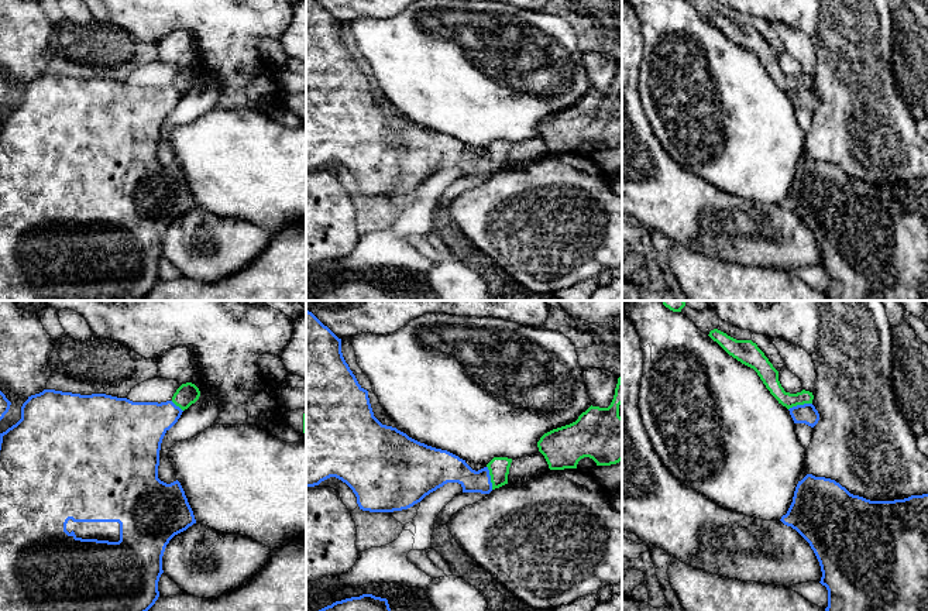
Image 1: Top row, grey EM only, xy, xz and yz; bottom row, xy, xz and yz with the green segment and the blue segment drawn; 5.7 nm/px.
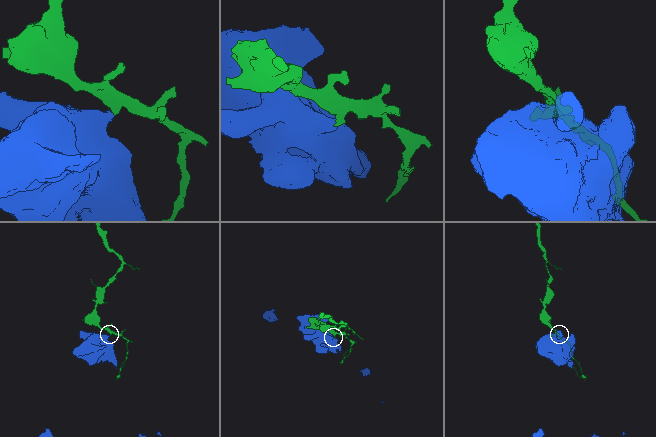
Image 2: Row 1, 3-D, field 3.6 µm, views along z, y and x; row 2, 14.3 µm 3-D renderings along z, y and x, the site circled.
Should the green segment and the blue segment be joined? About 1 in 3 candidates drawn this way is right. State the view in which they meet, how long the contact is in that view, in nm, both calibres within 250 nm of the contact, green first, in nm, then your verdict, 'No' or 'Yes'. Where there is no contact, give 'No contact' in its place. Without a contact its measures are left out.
Touches green in yz. Shared border 140 nm. Thickness 100 nm (green) against 120 nm. No

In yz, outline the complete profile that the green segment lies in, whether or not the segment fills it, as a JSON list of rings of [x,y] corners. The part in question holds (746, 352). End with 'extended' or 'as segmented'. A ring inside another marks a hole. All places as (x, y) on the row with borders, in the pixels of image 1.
[[[718,329],[711,330],[708,336],[729,356],[753,368],[770,394],[787,409],[797,405],[812,404],[814,395],[810,391],[802,389],[797,394],[784,391],[779,381],[779,371],[752,340],[736,340]]] | as segmented

